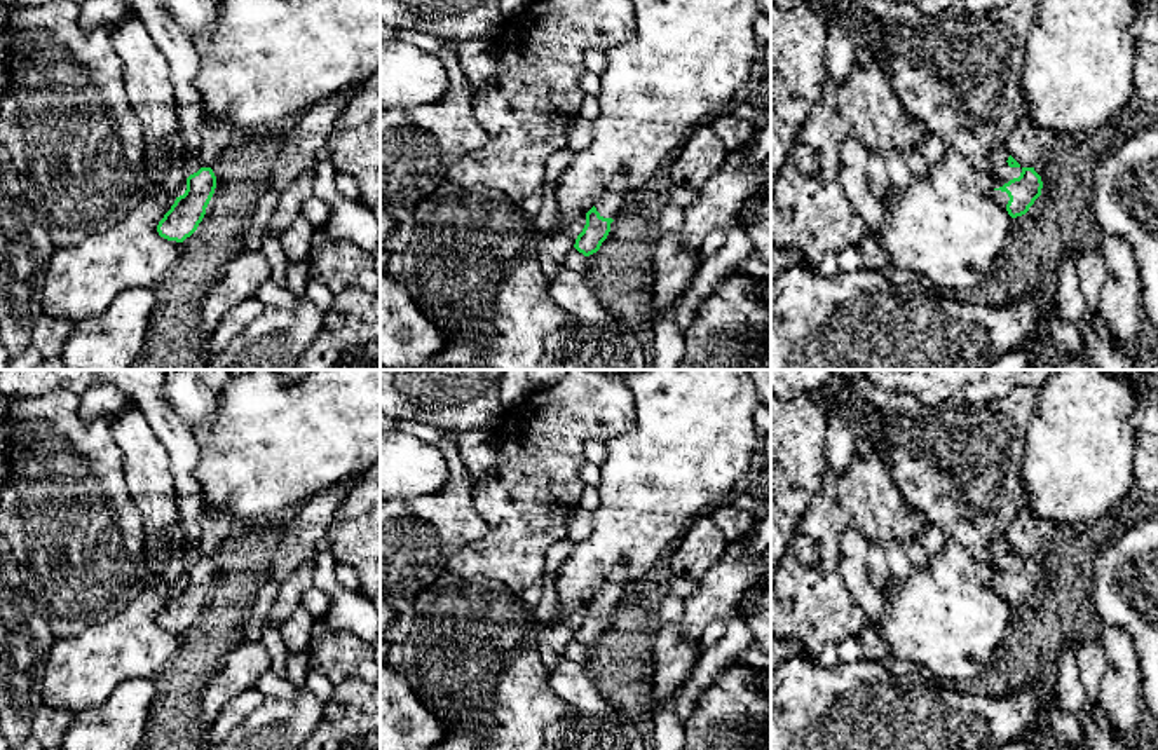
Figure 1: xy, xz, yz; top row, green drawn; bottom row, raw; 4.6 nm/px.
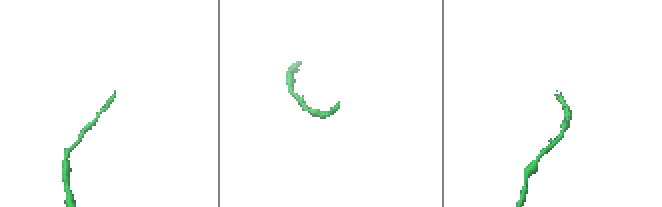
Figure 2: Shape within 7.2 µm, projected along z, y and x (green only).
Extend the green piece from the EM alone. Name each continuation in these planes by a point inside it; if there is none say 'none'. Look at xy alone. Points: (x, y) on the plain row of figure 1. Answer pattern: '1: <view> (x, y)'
none

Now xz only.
1: xz (613, 588)

